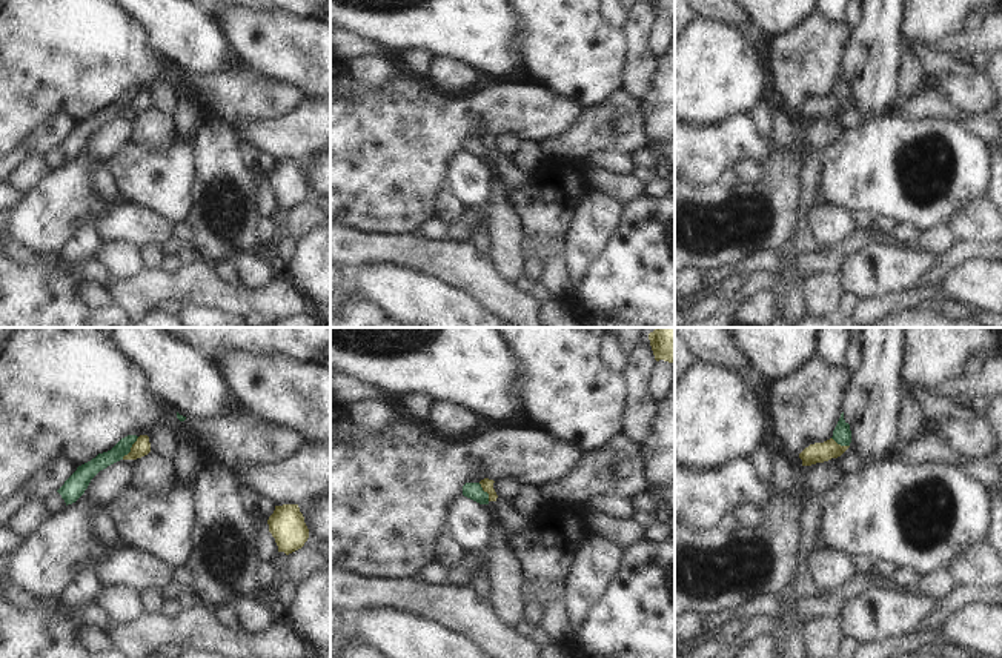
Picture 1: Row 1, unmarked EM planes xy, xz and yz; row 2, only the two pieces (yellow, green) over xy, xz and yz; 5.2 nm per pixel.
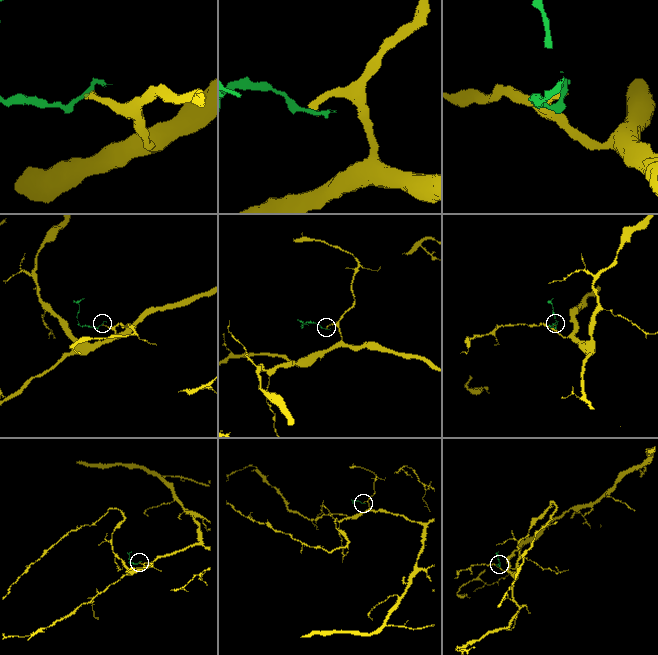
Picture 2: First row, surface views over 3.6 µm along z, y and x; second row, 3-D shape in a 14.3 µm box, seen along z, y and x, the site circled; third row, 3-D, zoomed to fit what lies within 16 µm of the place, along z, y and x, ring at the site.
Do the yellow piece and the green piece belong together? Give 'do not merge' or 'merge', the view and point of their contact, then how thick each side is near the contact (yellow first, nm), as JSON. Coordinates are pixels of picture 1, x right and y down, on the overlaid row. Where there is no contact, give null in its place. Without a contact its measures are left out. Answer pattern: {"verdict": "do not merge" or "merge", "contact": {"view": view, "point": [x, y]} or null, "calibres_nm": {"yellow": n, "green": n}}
{"verdict": "do not merge", "contact": {"view": "xy", "point": [131, 448]}, "calibres_nm": {"yellow": 90, "green": 90}}

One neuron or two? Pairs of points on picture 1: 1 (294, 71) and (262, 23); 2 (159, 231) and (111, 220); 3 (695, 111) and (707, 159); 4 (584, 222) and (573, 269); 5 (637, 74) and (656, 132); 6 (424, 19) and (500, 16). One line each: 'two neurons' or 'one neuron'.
1: one neuron
2: one neuron
3: two neurons
4: one neuron
5: two neurons
6: one neuron

